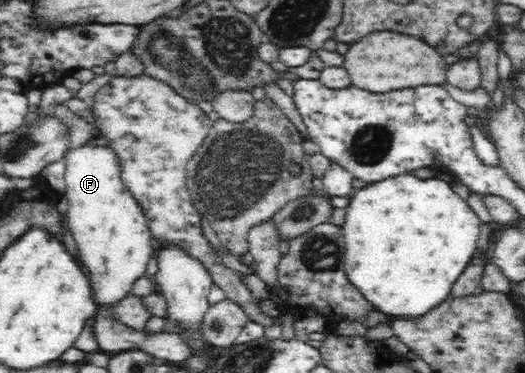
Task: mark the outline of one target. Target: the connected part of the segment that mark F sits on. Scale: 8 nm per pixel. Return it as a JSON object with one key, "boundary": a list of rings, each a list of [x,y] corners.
{"boundary":[[[86,143],[78,148],[70,148],[63,159],[66,163],[65,183],[67,184],[63,195],[69,200],[67,225],[77,242],[80,261],[87,273],[93,299],[103,307],[101,309],[105,314],[110,315],[112,309],[120,304],[121,300],[131,295],[135,281],[141,277],[147,278],[145,275],[147,264],[156,252],[153,235],[141,206],[131,196],[121,179],[119,164],[117,158],[113,156],[113,151],[107,146]]]}

